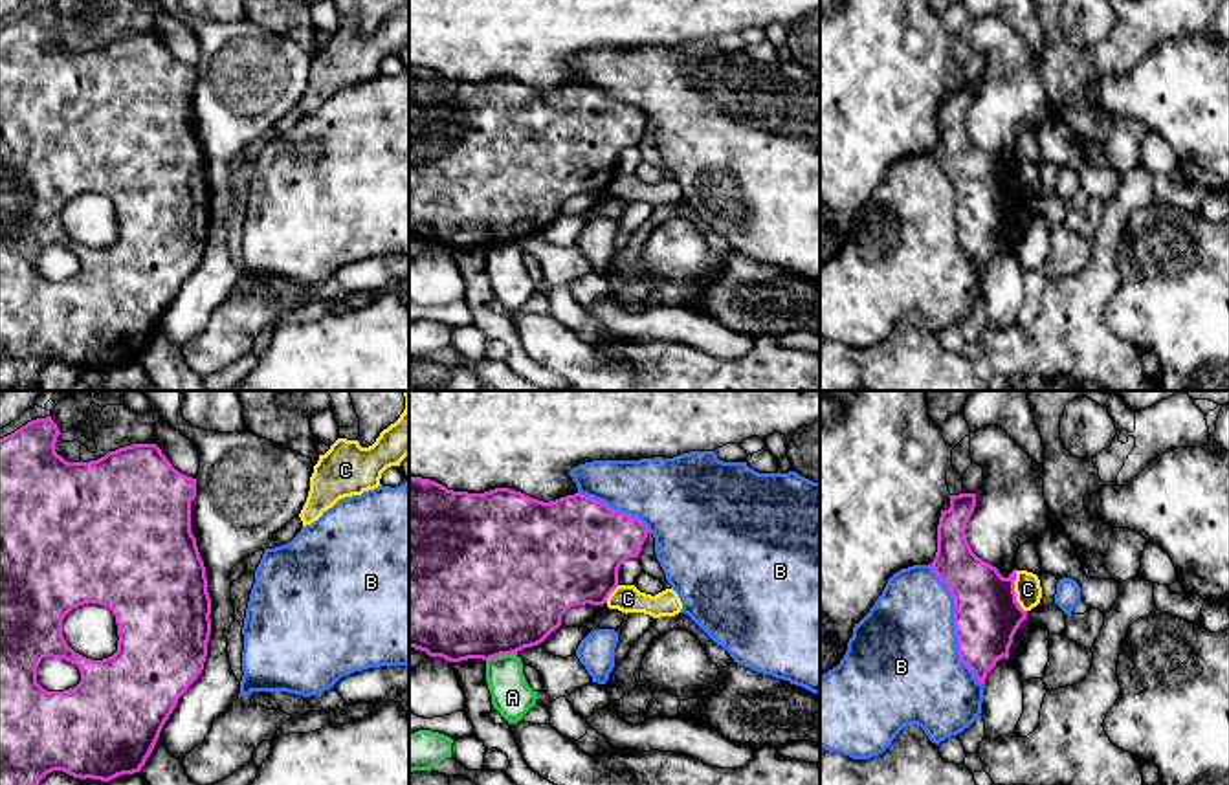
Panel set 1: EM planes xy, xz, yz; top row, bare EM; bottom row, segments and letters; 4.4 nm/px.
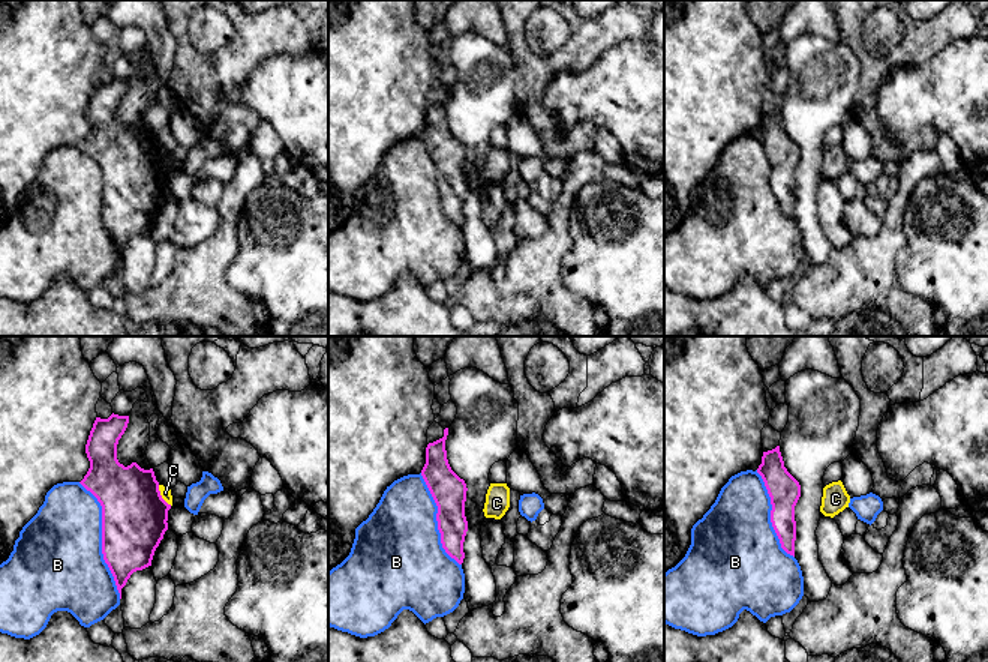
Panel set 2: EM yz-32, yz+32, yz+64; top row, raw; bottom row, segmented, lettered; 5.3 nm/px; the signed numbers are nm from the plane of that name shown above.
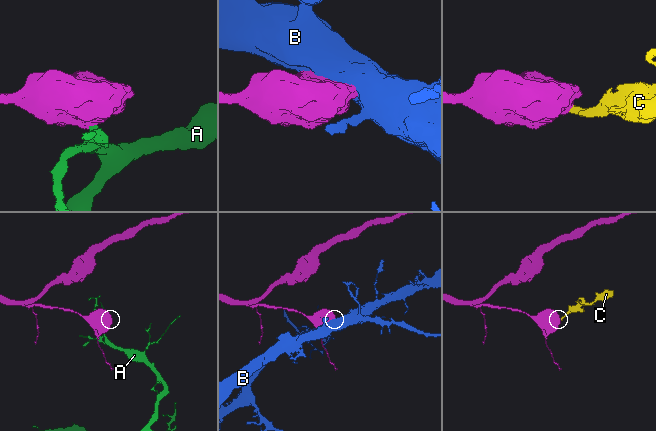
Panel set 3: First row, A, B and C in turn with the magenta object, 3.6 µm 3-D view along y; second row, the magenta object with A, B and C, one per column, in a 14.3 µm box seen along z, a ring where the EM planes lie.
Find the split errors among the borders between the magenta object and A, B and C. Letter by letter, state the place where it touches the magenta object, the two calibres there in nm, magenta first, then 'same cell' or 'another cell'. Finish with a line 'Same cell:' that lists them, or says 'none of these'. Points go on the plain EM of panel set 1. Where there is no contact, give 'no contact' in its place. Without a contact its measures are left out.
A: xz (501, 243) | 500/180 nm | another cell
B: yz (954, 213) | 280/460 nm | another cell
C: yz (1013, 180) | 280/120 nm | another cell
Same cell: none of these

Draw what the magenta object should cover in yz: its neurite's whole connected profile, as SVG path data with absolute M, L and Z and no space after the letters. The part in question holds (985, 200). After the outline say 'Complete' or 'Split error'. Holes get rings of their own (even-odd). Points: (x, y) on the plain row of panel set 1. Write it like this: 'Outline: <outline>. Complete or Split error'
Outline: M976 83L948 84L950 97L941 99L937 141L930 152L954 187L958 244L978 271L1009 237L1027 200L1014 182L1016 158L1003 167L996 156L978 147L967 130L967 112L976 95Z. Complete

